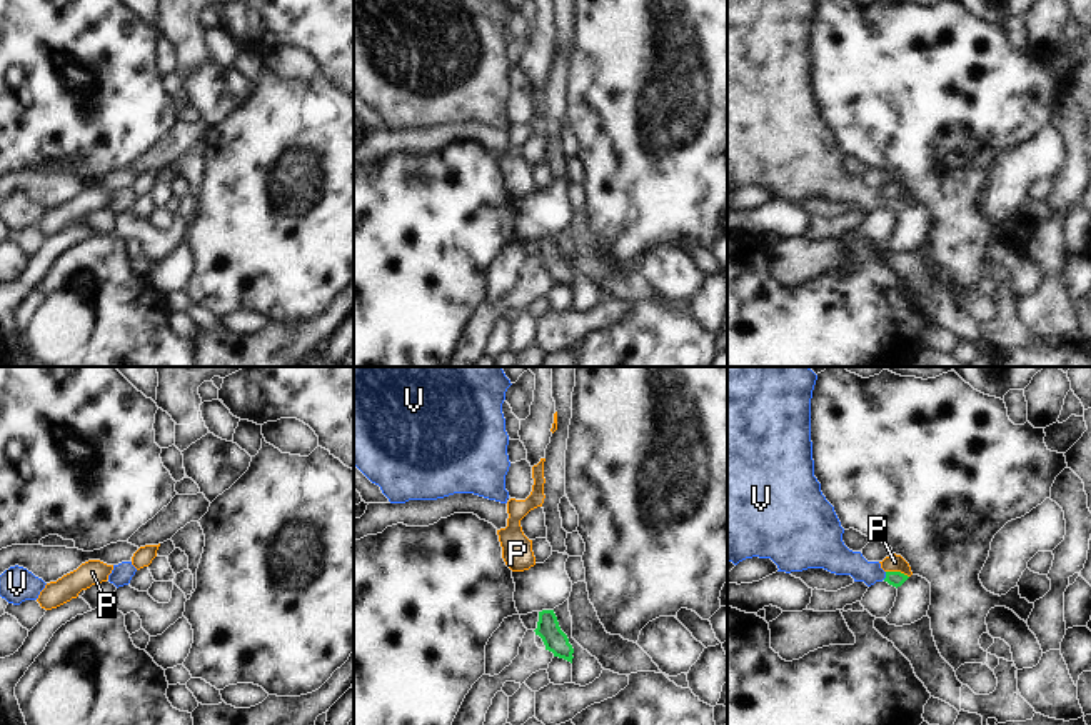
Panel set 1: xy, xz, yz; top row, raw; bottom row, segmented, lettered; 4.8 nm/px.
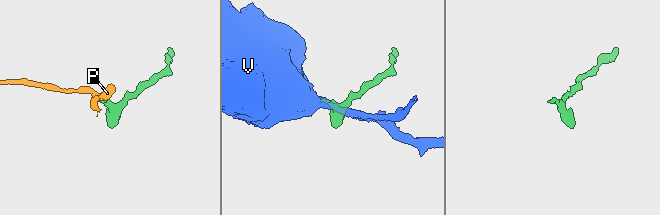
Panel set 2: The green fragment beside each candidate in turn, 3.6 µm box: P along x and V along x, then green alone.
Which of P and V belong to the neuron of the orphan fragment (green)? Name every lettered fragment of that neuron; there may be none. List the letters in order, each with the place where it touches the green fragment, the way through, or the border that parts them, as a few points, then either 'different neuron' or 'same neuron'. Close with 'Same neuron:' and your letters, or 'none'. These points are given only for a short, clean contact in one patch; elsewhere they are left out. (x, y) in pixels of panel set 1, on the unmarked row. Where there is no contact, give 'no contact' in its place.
P: yz (898, 199) | along yz (886, 197), (899, 197), (908, 204) | different neuron
V: yz (886, 202) | across yz (896, 205), (886, 202), (861, 197), (838, 185) | same neuron
Same neuron: V

